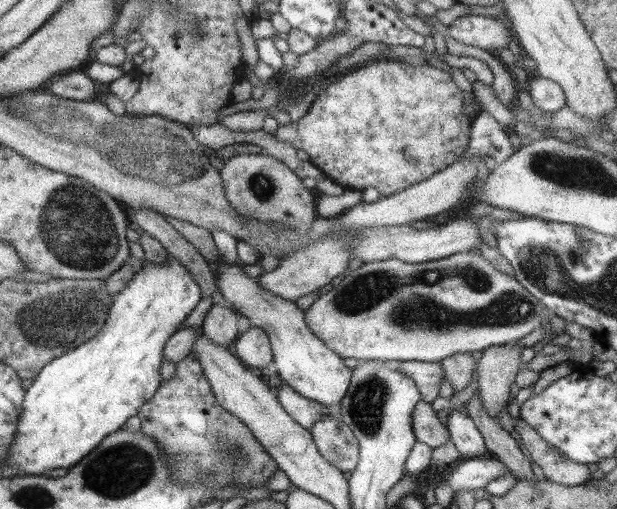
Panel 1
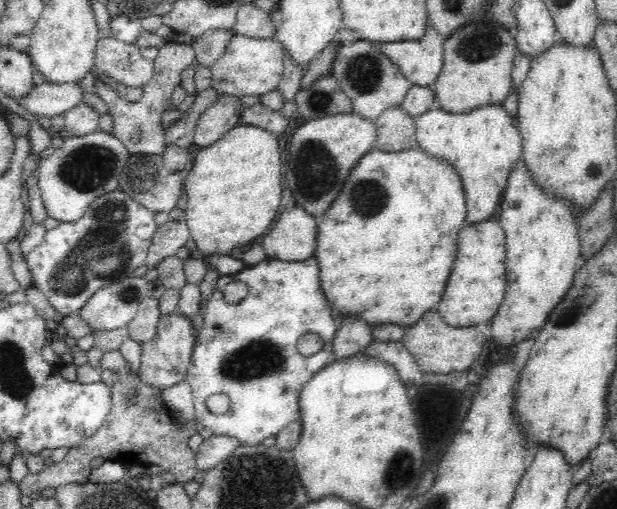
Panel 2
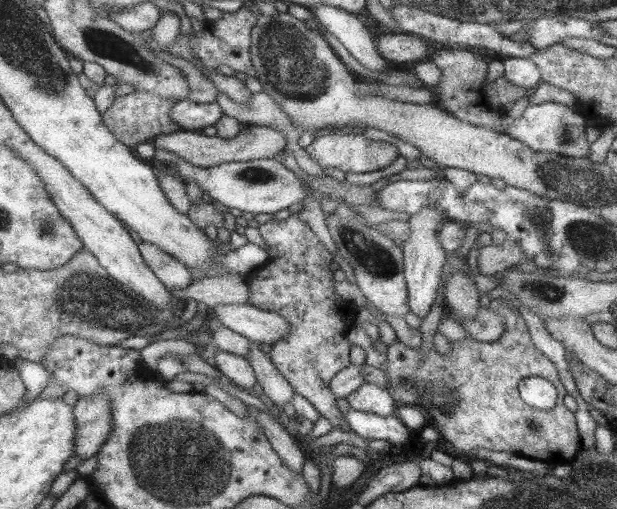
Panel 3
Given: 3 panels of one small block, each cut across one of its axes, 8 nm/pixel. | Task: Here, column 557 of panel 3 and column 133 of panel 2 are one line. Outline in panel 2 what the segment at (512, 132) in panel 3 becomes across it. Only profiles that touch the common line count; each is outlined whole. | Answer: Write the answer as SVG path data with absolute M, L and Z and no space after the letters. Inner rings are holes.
M173 39L164 41L157 57L153 60L153 72L156 78L145 84L142 101L138 103L122 99L113 88L97 80L95 76L95 92L106 102L113 118L111 133L122 141L130 154L161 155L163 153L167 144L160 116L167 110L172 91L180 85L180 74L194 62L194 58L195 52L190 43L180 43Z

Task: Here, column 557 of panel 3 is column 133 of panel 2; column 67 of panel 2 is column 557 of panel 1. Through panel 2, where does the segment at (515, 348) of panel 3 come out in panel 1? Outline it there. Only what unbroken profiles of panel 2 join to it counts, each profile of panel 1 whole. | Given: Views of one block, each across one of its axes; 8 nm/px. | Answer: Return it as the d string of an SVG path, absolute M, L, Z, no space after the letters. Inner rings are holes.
M520 417L514 423L514 428L520 434L524 448L542 468L548 480L564 486L578 486L592 478L588 464L578 464L566 456L559 456L526 420Z

